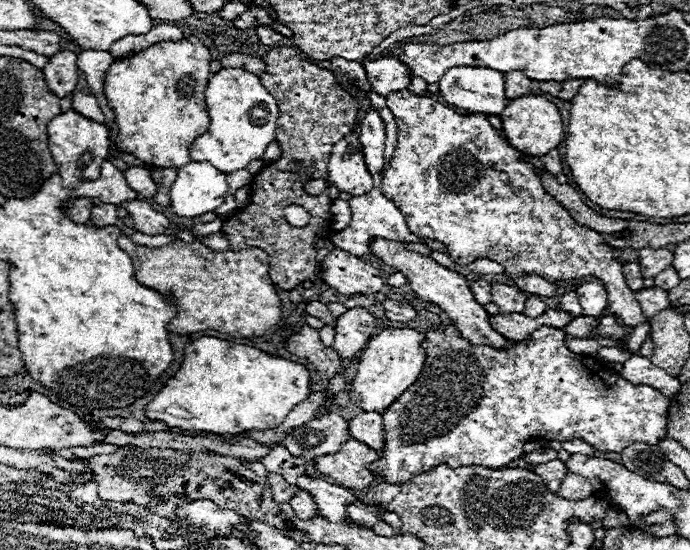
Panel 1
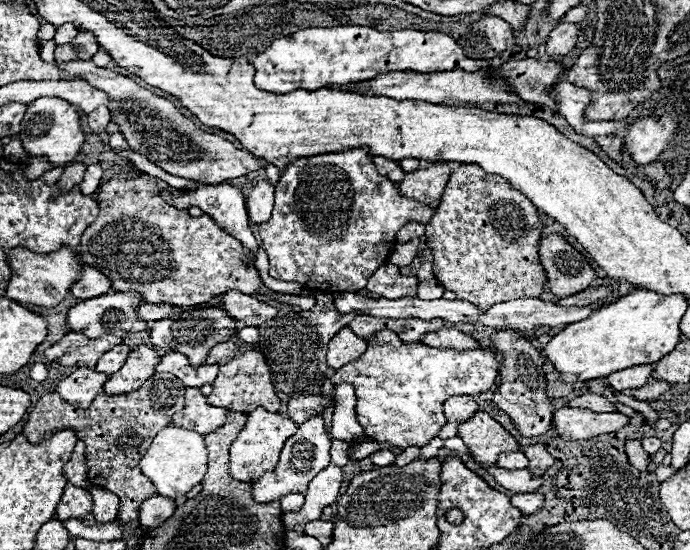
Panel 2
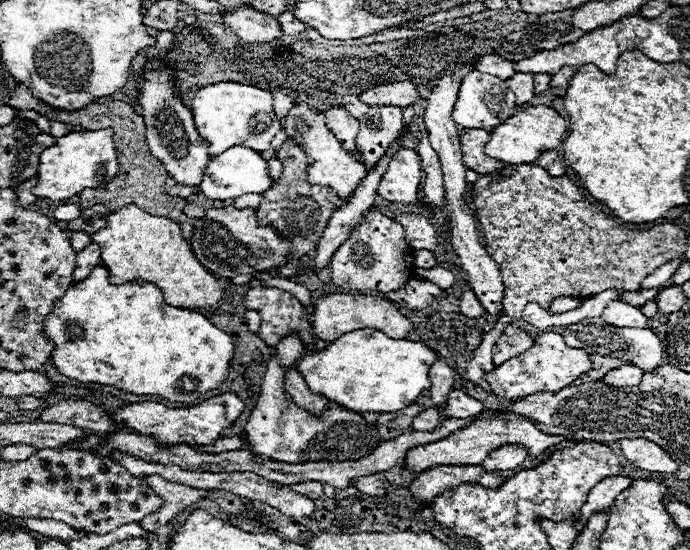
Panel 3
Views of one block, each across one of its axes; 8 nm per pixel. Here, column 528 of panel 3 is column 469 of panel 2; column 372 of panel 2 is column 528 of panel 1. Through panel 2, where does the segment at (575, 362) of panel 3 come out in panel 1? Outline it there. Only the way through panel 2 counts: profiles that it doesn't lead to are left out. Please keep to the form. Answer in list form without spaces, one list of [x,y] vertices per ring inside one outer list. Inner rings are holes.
[[[454,324],[442,330],[426,332],[422,342],[422,348],[426,350],[422,376],[418,376],[418,380],[382,414],[386,444],[382,458],[370,464],[370,470],[382,476],[386,482],[408,482],[410,478],[438,464],[448,464],[454,468],[474,464],[486,468],[504,468],[508,462],[522,456],[526,442],[536,438],[558,442],[582,438],[600,452],[616,454],[620,454],[626,444],[658,444],[662,438],[666,438],[666,414],[670,398],[666,398],[660,390],[652,386],[638,388],[628,384],[606,362],[594,356],[574,354],[564,344],[564,330],[542,326],[528,338],[530,340],[510,344],[506,350],[496,350],[492,346],[464,348],[464,338]]]

